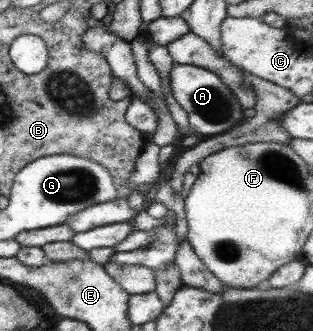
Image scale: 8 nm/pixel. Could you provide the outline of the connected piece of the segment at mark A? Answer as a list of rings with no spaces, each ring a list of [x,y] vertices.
[[[174,64],[169,71],[168,85],[175,101],[187,113],[188,128],[191,128],[192,133],[212,137],[225,134],[241,123],[241,118],[243,118],[241,104],[229,92],[229,88],[219,80],[217,74],[189,64]]]

